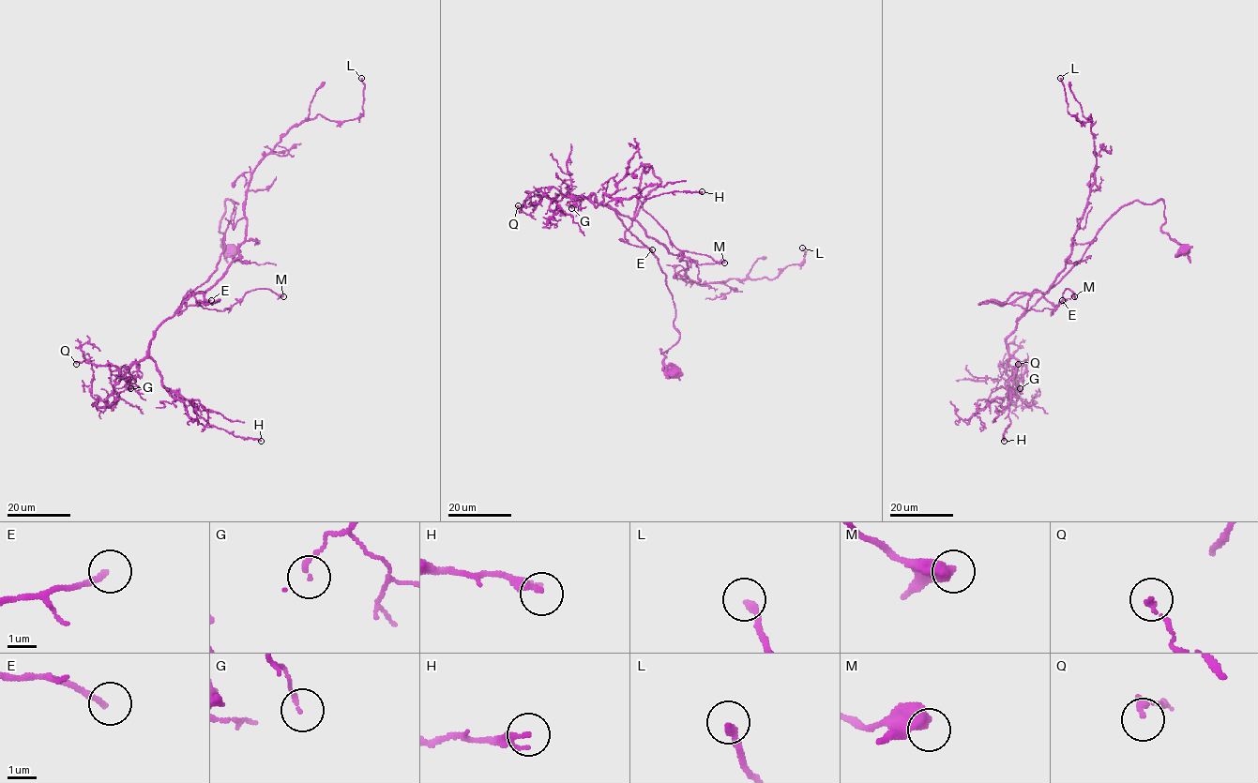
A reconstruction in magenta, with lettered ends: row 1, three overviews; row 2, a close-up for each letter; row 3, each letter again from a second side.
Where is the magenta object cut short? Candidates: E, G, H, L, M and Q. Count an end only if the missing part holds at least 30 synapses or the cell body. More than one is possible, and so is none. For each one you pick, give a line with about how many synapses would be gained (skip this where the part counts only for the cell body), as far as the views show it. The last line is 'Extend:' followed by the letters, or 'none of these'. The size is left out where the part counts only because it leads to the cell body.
Extend: none of these

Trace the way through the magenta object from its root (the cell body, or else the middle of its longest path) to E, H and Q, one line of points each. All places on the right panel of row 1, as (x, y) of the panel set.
E: (1184, 248), (1161, 229), (1161, 200), (1133, 201), (1042, 294), (1054, 306), (1062, 300)
H: (1184, 248), (1161, 229), (1161, 200), (1133, 201), (1104, 223), (1006, 339), (1019, 366), (1005, 383), (1004, 441)
Q: (1184, 248), (1161, 229), (1161, 200), (1123, 205), (1006, 339), (1007, 400), (1017, 399), (1026, 359), (1018, 364)

